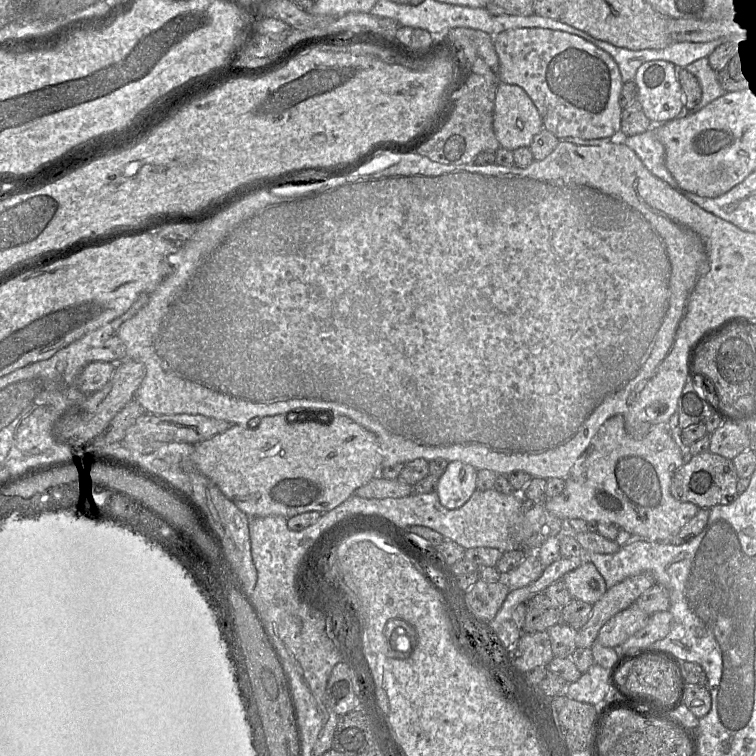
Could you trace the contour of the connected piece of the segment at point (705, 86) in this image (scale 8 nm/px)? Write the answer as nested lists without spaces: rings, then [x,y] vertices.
[[[704,57],[691,63],[686,69],[698,79],[702,89],[702,98],[694,109],[690,111],[685,111],[684,109],[684,114],[695,113],[712,101],[728,93],[720,85],[717,72],[710,65],[709,57]]]

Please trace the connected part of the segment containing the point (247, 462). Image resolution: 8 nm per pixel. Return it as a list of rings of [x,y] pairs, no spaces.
[[[303,411],[294,412],[287,418],[287,415],[274,415],[262,417],[258,424],[251,428],[249,426],[230,424],[231,426],[222,433],[219,433],[209,439],[200,441],[194,444],[194,450],[192,453],[192,461],[197,469],[211,479],[223,492],[223,494],[235,503],[235,505],[241,509],[248,516],[275,516],[280,515],[286,518],[290,518],[297,514],[301,514],[307,511],[328,512],[347,498],[355,493],[355,491],[361,486],[367,484],[370,480],[376,477],[381,469],[382,455],[378,445],[377,439],[373,433],[353,421],[351,418],[340,414],[326,414],[312,411],[312,415],[316,418],[324,419],[324,423],[316,421],[298,421],[298,417]]]

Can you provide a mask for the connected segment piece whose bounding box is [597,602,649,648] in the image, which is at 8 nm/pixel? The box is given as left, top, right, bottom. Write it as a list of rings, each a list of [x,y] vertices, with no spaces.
[[[636,602],[611,617],[599,630],[597,642],[605,647],[618,648],[635,632],[642,629],[649,615]]]

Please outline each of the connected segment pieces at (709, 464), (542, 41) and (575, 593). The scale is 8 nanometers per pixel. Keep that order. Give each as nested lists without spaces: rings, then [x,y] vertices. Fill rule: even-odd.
[[[708,451],[692,456],[675,471],[670,493],[677,501],[695,504],[699,509],[710,509],[716,505],[729,505],[738,498],[737,481],[732,460]]]
[[[543,28],[508,29],[495,36],[493,44],[499,60],[499,82],[521,87],[536,106],[544,129],[557,138],[592,140],[621,131],[619,98],[624,83],[617,63],[607,52],[579,36]]]
[[[590,561],[566,573],[561,580],[573,599],[594,604],[607,590],[603,576]]]

